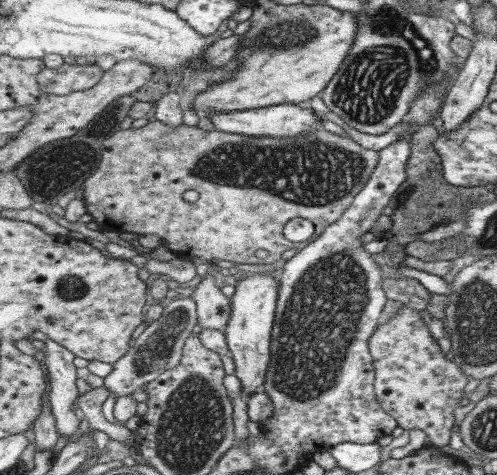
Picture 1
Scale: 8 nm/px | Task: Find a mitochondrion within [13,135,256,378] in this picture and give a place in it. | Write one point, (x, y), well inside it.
(54, 165)

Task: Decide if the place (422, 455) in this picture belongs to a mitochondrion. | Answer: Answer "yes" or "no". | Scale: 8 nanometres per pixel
no

